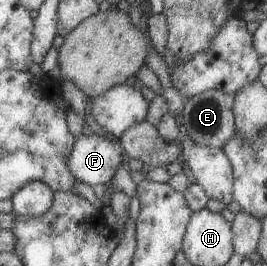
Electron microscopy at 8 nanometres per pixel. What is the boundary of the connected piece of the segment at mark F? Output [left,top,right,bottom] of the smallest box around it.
[67,135,123,186]

